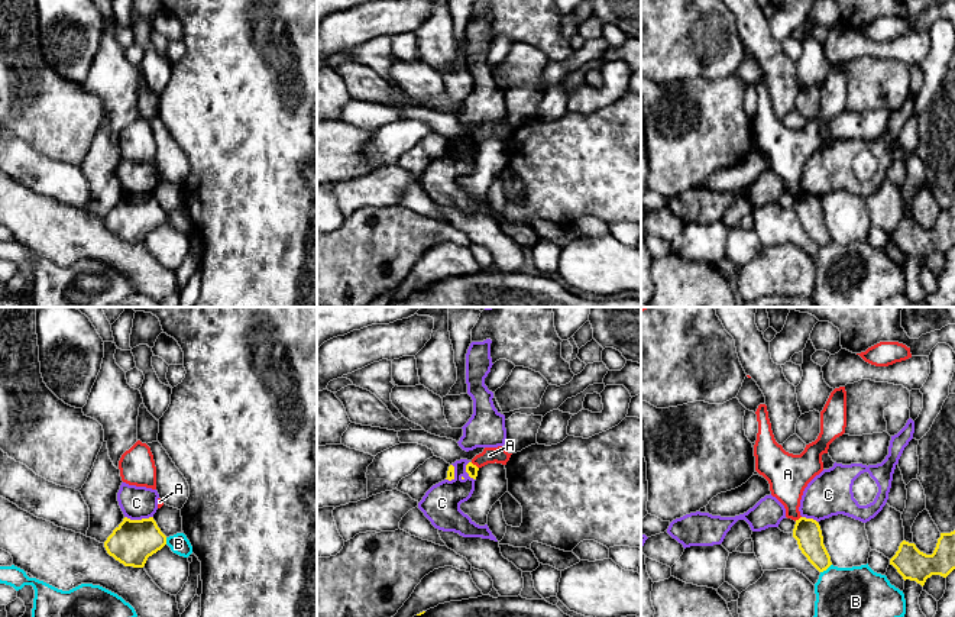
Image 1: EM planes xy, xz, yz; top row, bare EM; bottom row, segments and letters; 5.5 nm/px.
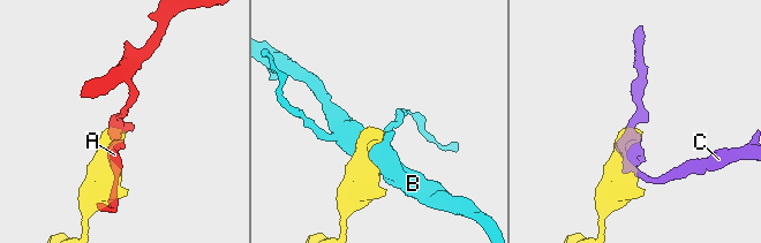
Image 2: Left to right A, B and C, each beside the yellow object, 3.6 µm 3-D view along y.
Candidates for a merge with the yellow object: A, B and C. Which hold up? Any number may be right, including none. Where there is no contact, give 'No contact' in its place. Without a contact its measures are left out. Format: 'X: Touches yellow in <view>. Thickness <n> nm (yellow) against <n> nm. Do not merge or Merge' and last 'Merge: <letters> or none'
A: Touches yellow in xz. Thickness 70 nm (yellow) against 90 nm. Do not merge
B: Touches yellow in yz. Thickness 150 nm (yellow) against 280 nm. Do not merge
C: Touches yellow in xy. Thickness 240 nm (yellow) against 190 nm. Do not merge
Merge: none

